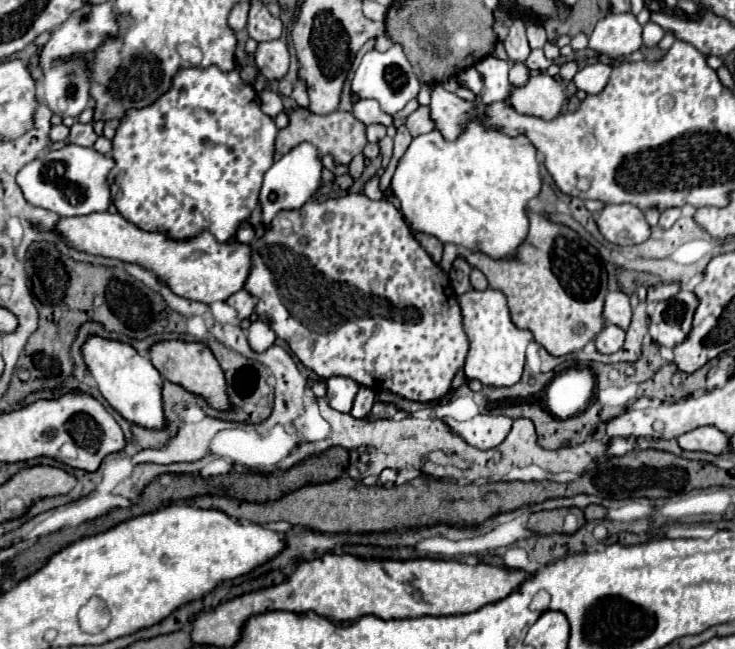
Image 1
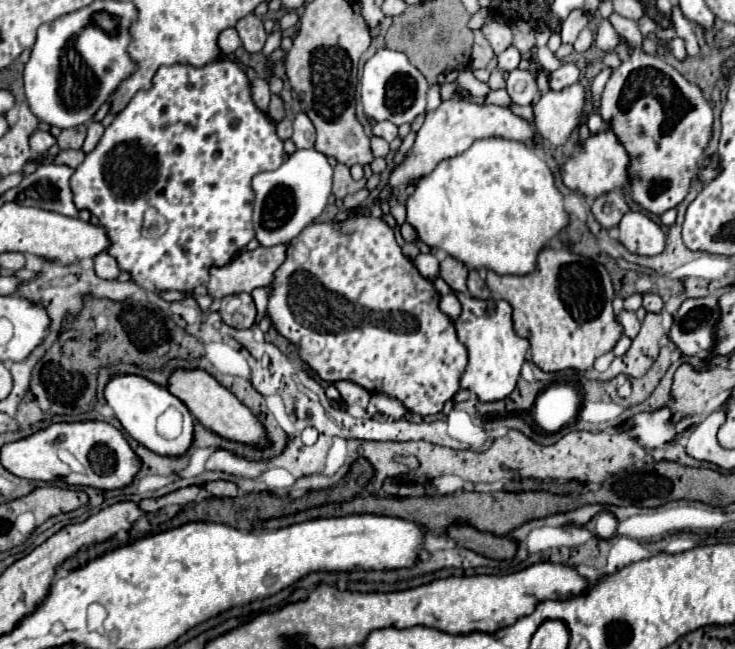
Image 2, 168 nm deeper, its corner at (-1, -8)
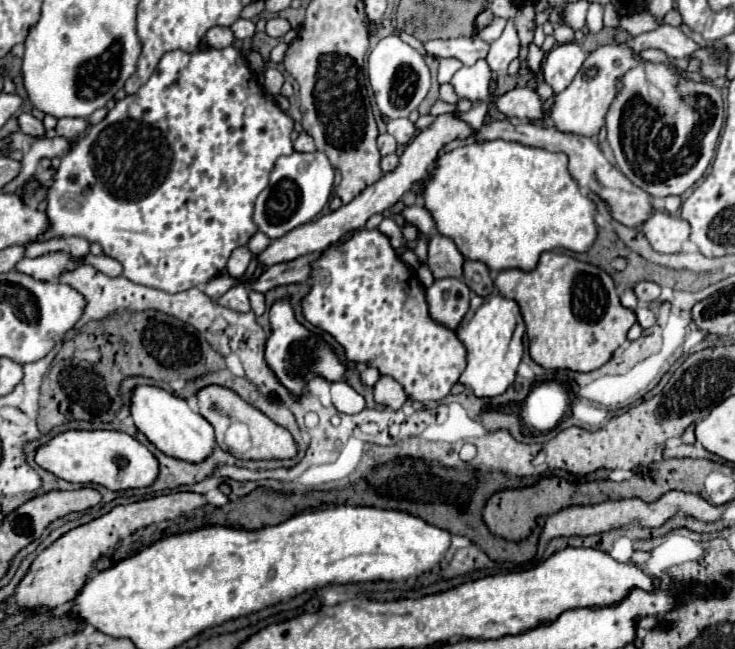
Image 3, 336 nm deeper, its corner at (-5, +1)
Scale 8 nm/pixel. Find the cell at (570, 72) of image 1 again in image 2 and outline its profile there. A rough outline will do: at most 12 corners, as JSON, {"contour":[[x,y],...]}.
{"contour":[[564,62],[550,74],[550,88],[572,86],[580,76],[574,64]]}

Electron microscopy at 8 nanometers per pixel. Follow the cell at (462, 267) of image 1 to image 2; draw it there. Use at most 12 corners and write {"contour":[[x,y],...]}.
{"contour":[[452,256],[440,262],[440,276],[454,292],[468,292],[468,268]]}

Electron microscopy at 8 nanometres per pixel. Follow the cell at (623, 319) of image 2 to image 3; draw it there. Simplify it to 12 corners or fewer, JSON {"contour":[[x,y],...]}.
{"contour":[[648,305],[636,307],[642,329],[656,323],[656,313]]}

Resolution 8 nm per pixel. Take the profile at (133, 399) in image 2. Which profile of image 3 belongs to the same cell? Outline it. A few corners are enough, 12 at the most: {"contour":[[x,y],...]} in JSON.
{"contour":[[136,387],[130,413],[156,449],[200,463],[212,425],[184,399]]}

